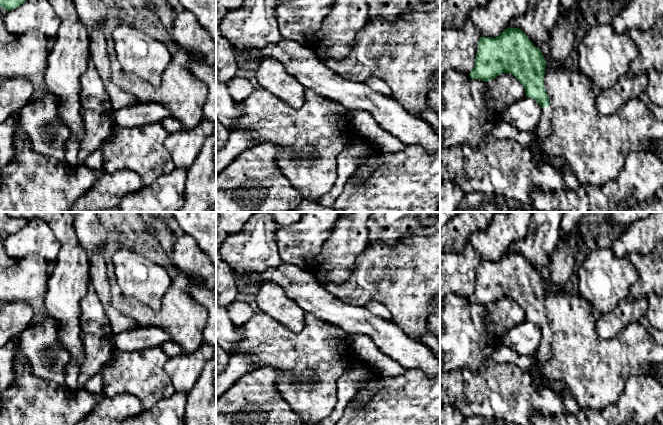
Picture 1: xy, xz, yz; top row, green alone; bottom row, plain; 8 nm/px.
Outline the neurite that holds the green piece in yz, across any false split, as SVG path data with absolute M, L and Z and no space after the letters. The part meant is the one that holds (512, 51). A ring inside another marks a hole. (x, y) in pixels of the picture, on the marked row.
M508 27L496 38L480 37L475 67L469 76L488 82L502 73L514 75L523 85L526 97L534 99L541 106L542 114L536 131L541 138L544 152L552 158L563 158L580 184L603 185L616 179L630 152L649 151L647 143L663 140L663 121L657 120L639 98L626 102L611 115L602 115L596 109L597 92L590 79L580 71L570 71L567 66L547 71L545 67L546 60L542 52L528 36L518 28Z

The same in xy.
M0 0L0 7L10 11L20 6L26 0Z

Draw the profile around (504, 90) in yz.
M502 73L487 82L485 91L487 106L497 117L510 105L525 97L523 85L510 73Z

